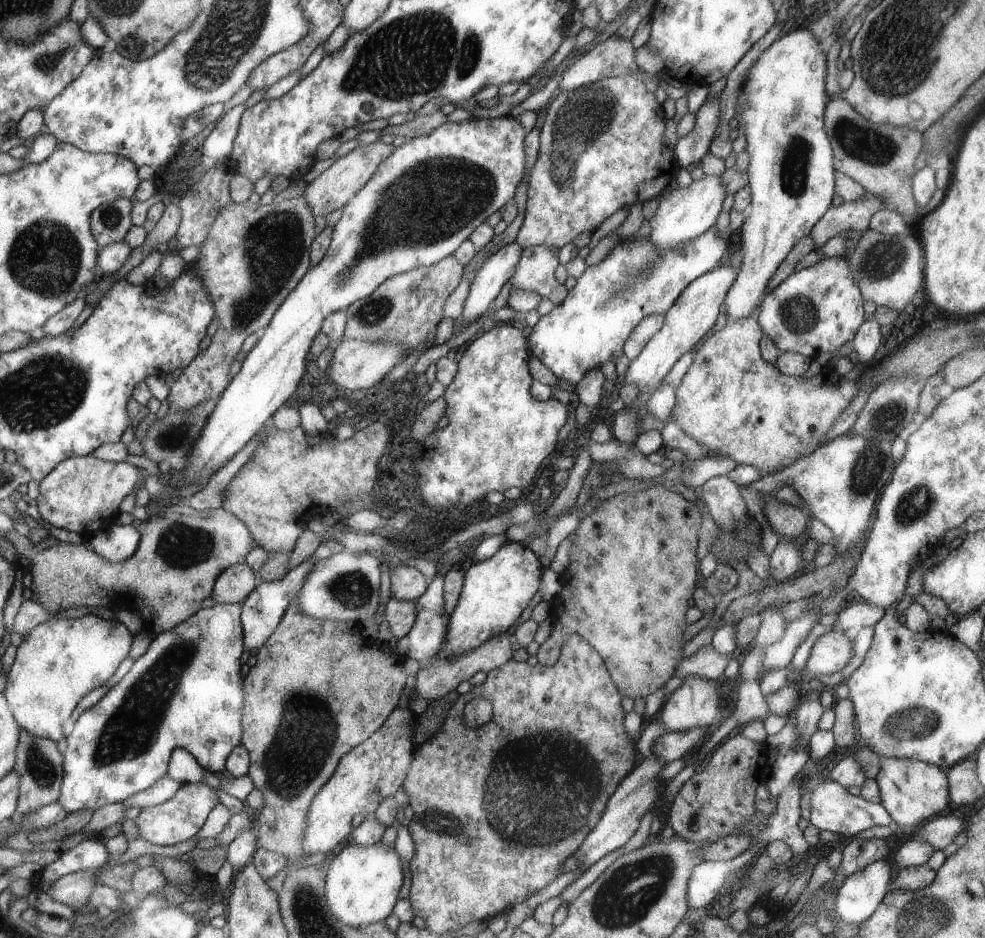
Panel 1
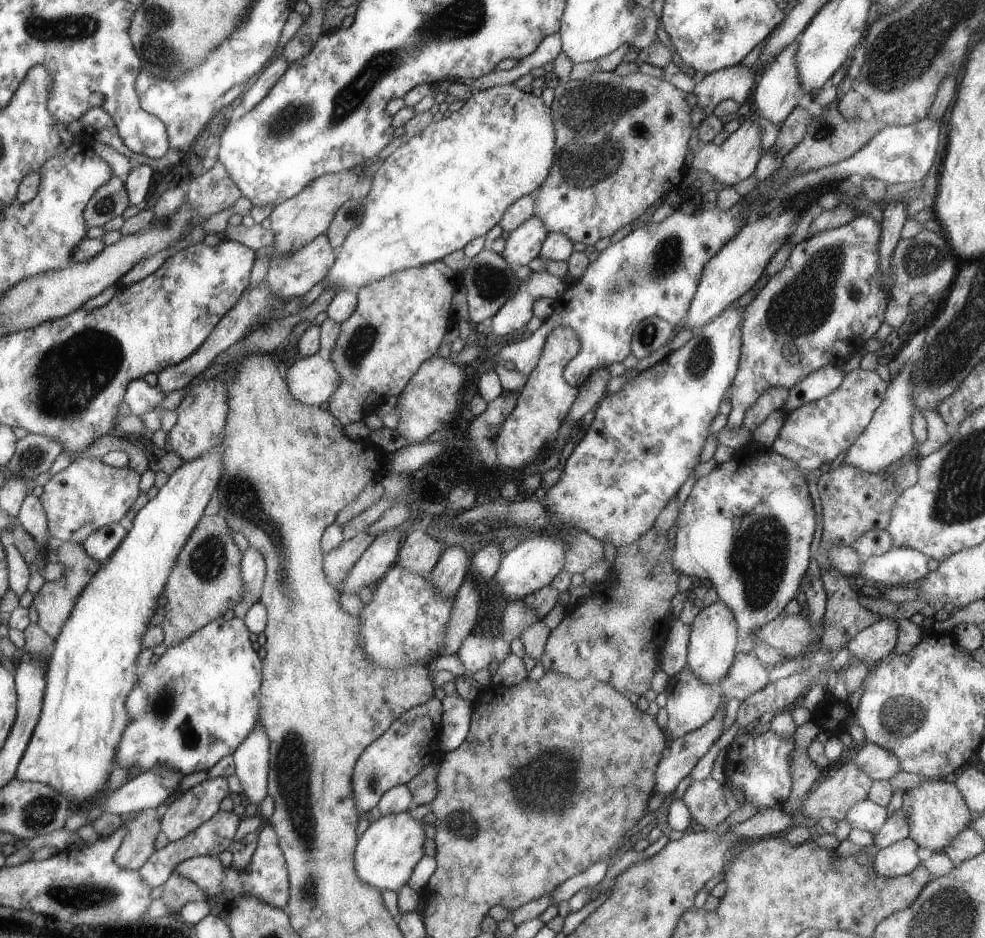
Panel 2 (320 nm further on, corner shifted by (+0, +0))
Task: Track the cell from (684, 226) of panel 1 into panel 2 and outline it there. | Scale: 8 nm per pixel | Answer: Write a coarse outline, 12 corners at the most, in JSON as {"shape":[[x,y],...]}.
{"shape":[[746,119],[721,146],[700,143],[690,168],[732,187],[756,170],[762,140]]}

